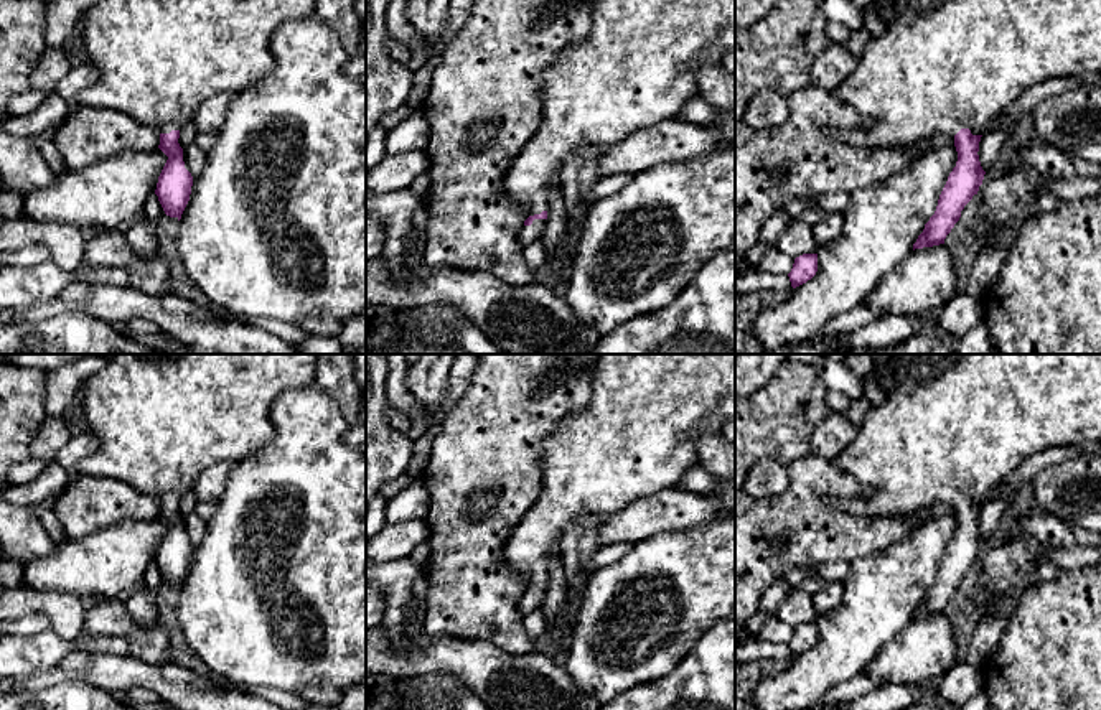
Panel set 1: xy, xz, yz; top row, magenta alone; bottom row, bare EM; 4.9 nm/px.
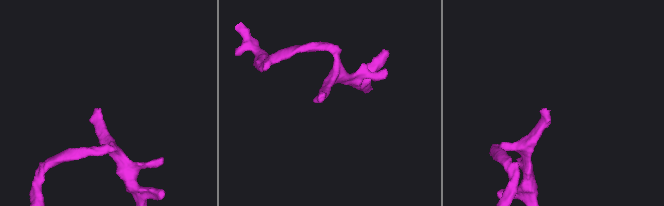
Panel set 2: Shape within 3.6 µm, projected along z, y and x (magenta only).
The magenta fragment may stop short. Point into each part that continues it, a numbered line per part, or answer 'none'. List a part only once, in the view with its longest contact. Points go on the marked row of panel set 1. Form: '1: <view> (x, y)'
1: xz (638, 65)

